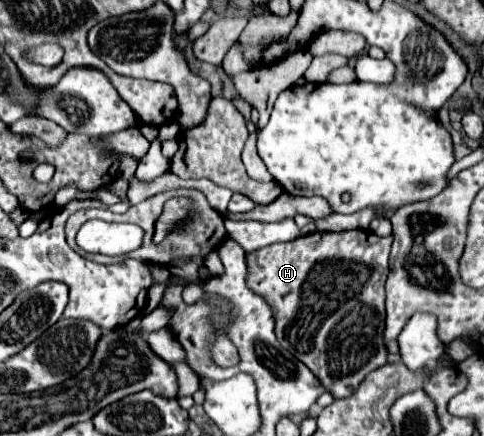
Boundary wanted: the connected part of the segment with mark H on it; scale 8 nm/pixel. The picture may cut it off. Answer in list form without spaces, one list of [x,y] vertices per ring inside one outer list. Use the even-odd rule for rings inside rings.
[[[345,230],[345,232],[313,232],[313,234],[305,234],[305,236],[299,236],[291,242],[279,242],[279,244],[271,244],[271,246],[265,246],[265,248],[259,248],[255,252],[249,252],[247,254],[247,266],[249,266],[249,274],[247,274],[247,286],[257,292],[259,296],[263,296],[267,300],[267,304],[271,306],[273,310],[273,316],[275,316],[275,334],[277,334],[277,340],[281,342],[283,348],[287,348],[293,356],[297,356],[301,362],[305,362],[307,368],[311,368],[311,372],[319,378],[319,382],[335,396],[335,398],[347,398],[351,396],[357,386],[361,384],[361,380],[381,368],[383,364],[387,364],[387,346],[385,346],[385,340],[383,340],[383,326],[385,326],[385,290],[383,290],[383,284],[387,280],[387,274],[389,274],[389,268],[387,268],[387,260],[389,260],[391,245],[393,242],[393,236],[381,238],[375,236],[371,230]],[[369,284],[369,294],[363,294],[363,288]]]

